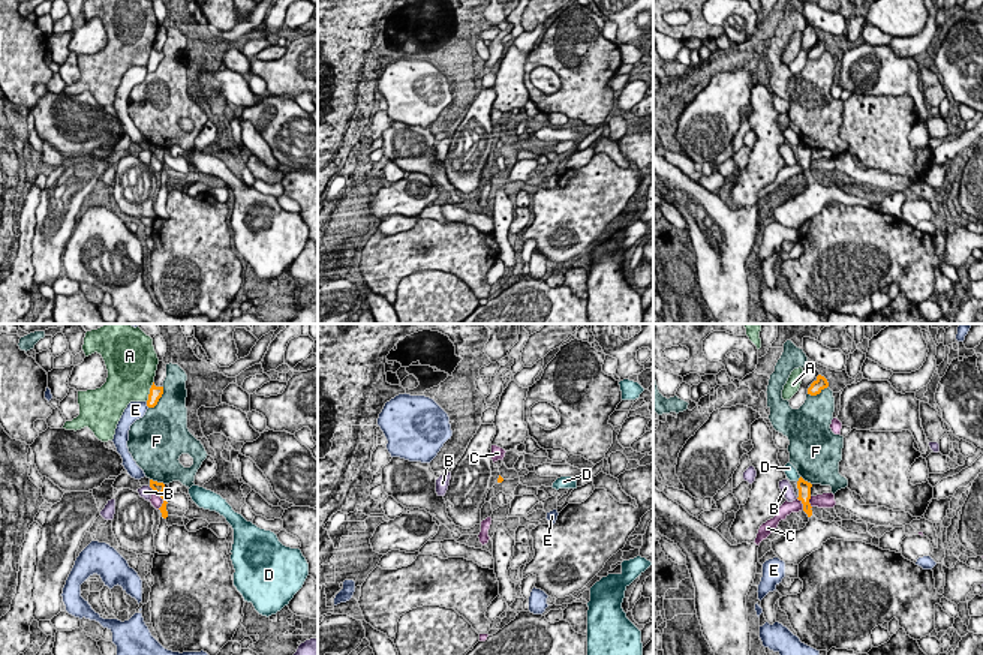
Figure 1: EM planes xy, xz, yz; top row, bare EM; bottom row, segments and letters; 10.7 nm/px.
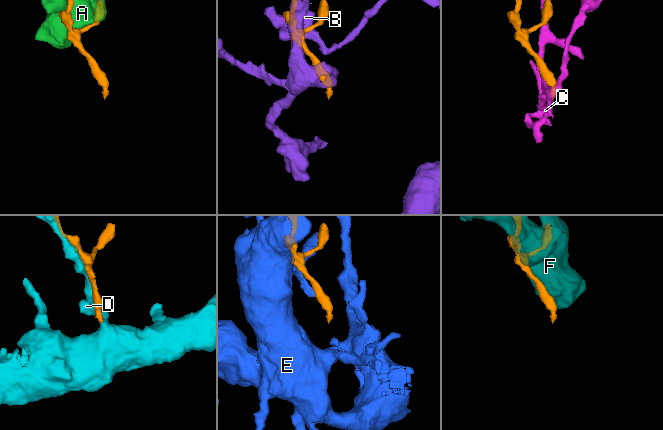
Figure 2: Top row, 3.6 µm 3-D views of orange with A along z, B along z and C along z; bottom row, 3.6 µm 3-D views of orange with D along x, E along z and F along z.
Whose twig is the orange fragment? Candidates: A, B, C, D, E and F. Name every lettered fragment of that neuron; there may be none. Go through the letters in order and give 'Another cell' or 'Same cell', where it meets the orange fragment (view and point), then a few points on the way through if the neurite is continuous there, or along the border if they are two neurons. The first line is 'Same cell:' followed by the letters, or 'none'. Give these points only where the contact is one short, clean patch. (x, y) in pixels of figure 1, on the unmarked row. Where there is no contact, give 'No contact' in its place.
Same cell: none
A: Another cell. Touches orange at xy (150, 56)
B: Another cell. Touches orange at xy (152, 152)
C: Another cell. Touches orange at xy (162, 162)
D: Another cell. Touches orange at yz (799, 144)
E: Another cell. Touches orange at xy (147, 69)
F: Another cell. Touches orange at xy (159, 62)

